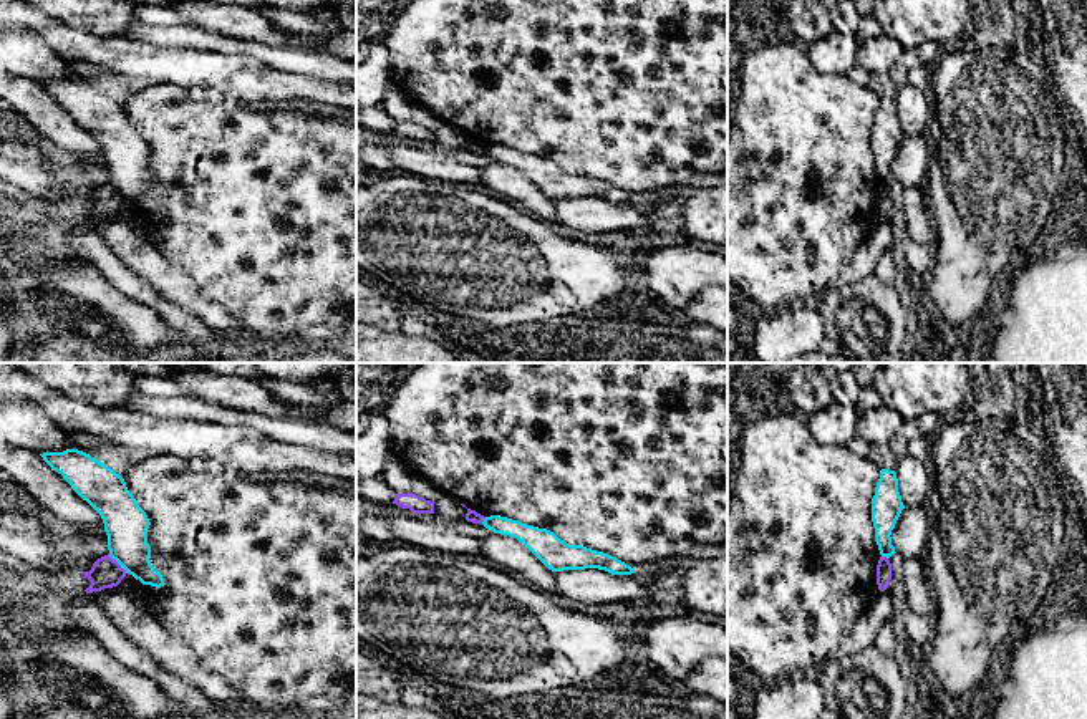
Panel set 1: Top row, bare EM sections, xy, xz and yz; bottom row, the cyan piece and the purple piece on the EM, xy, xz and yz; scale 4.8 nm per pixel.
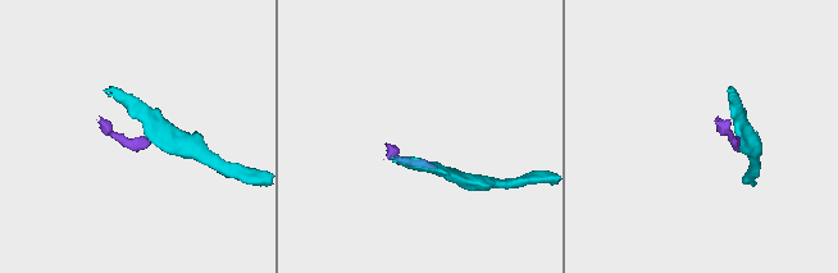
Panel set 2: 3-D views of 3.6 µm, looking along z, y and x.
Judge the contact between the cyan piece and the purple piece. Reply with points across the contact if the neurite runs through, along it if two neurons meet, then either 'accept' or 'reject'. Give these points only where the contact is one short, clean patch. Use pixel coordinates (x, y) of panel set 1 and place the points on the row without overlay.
border xy (108, 183), (126, 201); reject

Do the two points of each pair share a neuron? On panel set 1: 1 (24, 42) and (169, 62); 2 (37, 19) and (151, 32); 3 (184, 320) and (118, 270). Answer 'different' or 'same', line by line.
1: different
2: different
3: same

